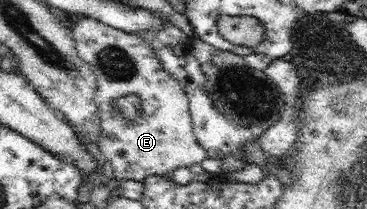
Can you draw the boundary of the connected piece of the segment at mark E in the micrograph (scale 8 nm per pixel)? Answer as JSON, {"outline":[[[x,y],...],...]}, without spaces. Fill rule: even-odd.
{"outline":[[[84,16],[78,20],[77,18],[69,18],[68,22],[71,24],[72,35],[74,36],[74,40],[76,41],[75,47],[79,57],[86,61],[91,69],[94,71],[94,74],[97,78],[97,91],[96,91],[96,104],[98,107],[98,114],[100,119],[100,134],[99,134],[99,150],[101,154],[105,155],[106,161],[110,161],[111,165],[114,169],[114,177],[118,180],[127,180],[133,179],[133,181],[144,181],[147,176],[150,175],[165,175],[165,173],[171,173],[171,171],[175,171],[175,169],[179,167],[190,167],[191,165],[201,164],[204,159],[210,157],[203,147],[199,145],[198,139],[195,137],[194,131],[192,130],[192,119],[189,109],[189,98],[187,98],[187,92],[183,89],[183,86],[177,82],[177,78],[173,76],[173,74],[169,74],[165,68],[163,68],[163,64],[159,62],[159,58],[157,58],[157,54],[153,51],[153,48],[145,42],[145,38],[143,36],[139,36],[139,34],[129,33],[123,31],[116,27],[111,27],[103,23],[99,22],[98,19]],[[127,94],[135,94],[141,98],[141,108],[139,109],[139,119],[133,119],[131,123],[128,123],[124,117],[118,113],[118,109],[114,107],[114,103],[117,98],[122,98]]]}

